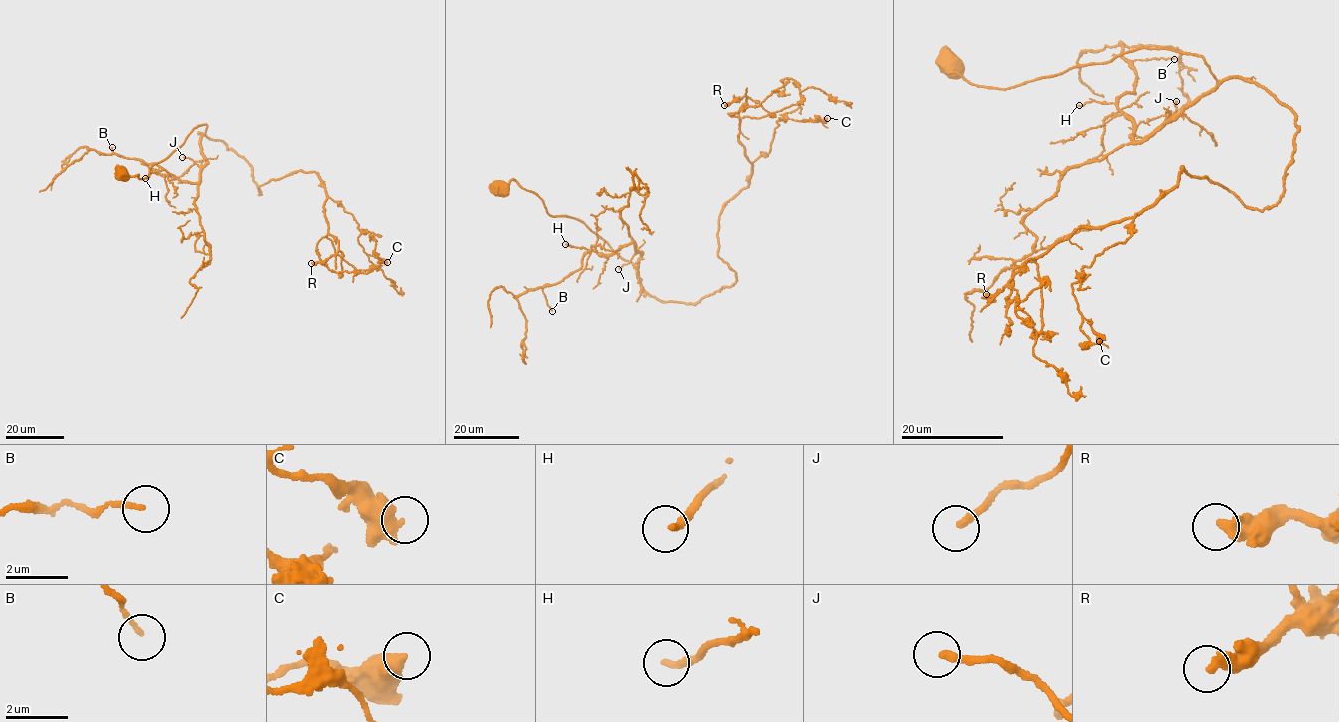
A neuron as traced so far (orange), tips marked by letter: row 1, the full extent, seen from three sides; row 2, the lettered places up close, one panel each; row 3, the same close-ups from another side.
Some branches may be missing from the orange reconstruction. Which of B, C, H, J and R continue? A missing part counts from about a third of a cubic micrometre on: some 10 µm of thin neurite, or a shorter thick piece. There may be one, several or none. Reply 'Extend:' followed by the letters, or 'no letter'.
Extend: R

